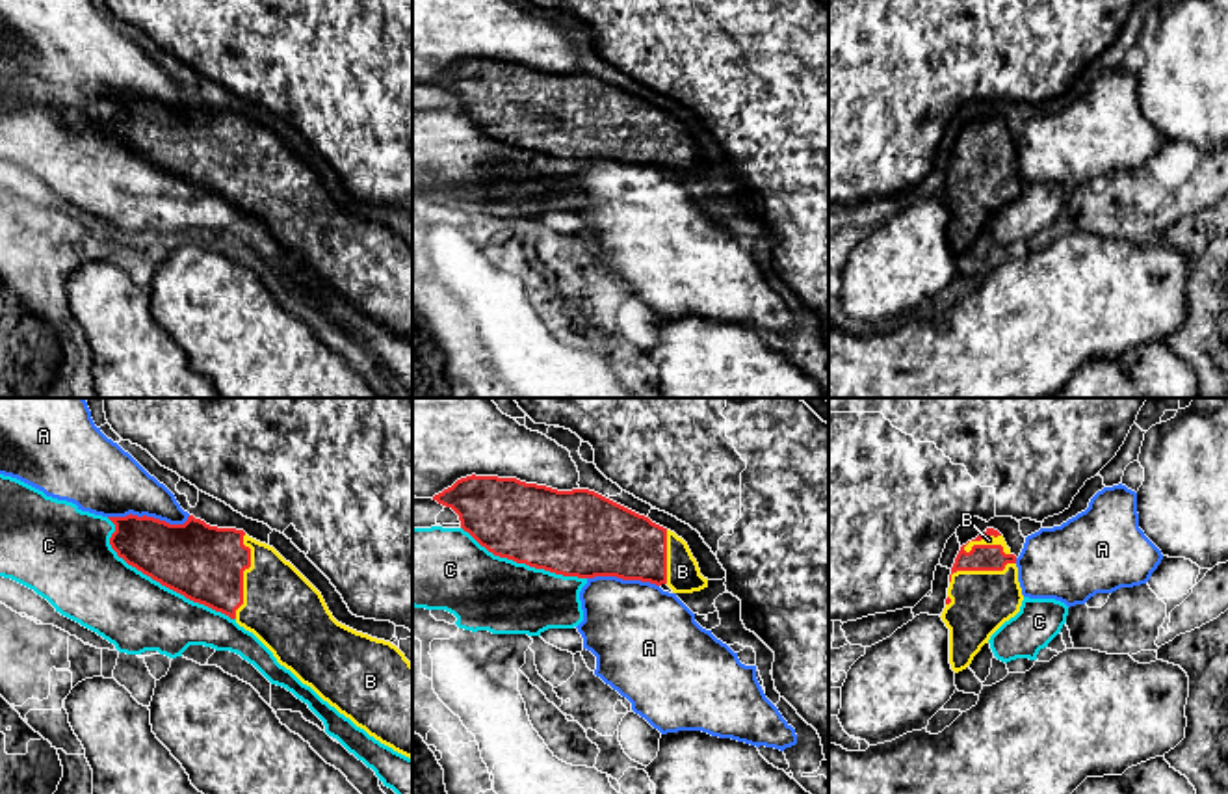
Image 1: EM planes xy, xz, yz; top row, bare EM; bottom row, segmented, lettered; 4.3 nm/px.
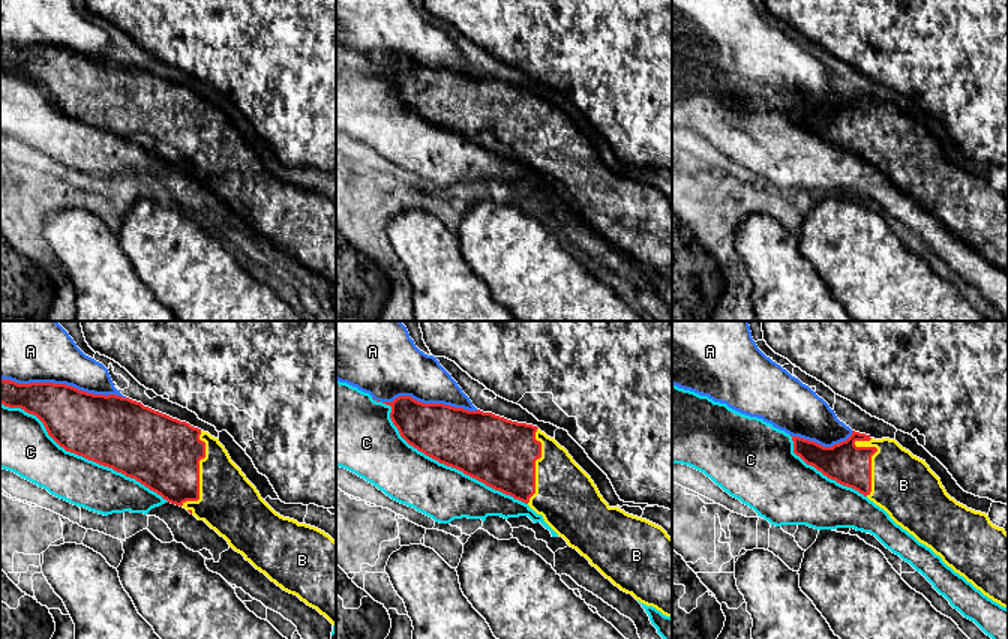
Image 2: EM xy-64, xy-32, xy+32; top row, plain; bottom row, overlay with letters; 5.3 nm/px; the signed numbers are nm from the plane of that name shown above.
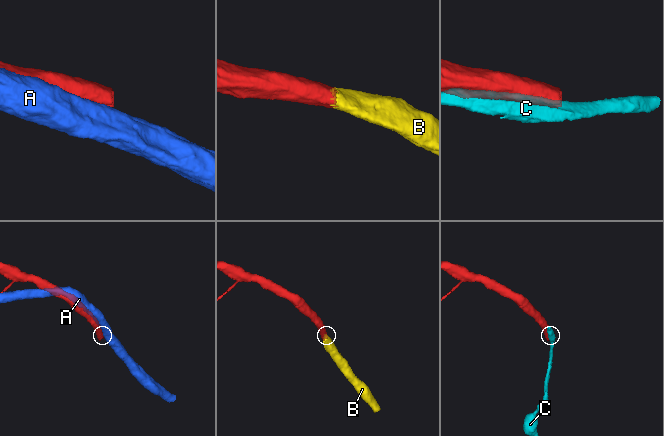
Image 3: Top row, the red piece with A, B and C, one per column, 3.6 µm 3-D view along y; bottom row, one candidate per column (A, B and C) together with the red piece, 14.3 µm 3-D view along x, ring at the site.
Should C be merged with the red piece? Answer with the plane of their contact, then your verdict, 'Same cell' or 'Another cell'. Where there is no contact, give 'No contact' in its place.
Touches red in xy. Another cell

